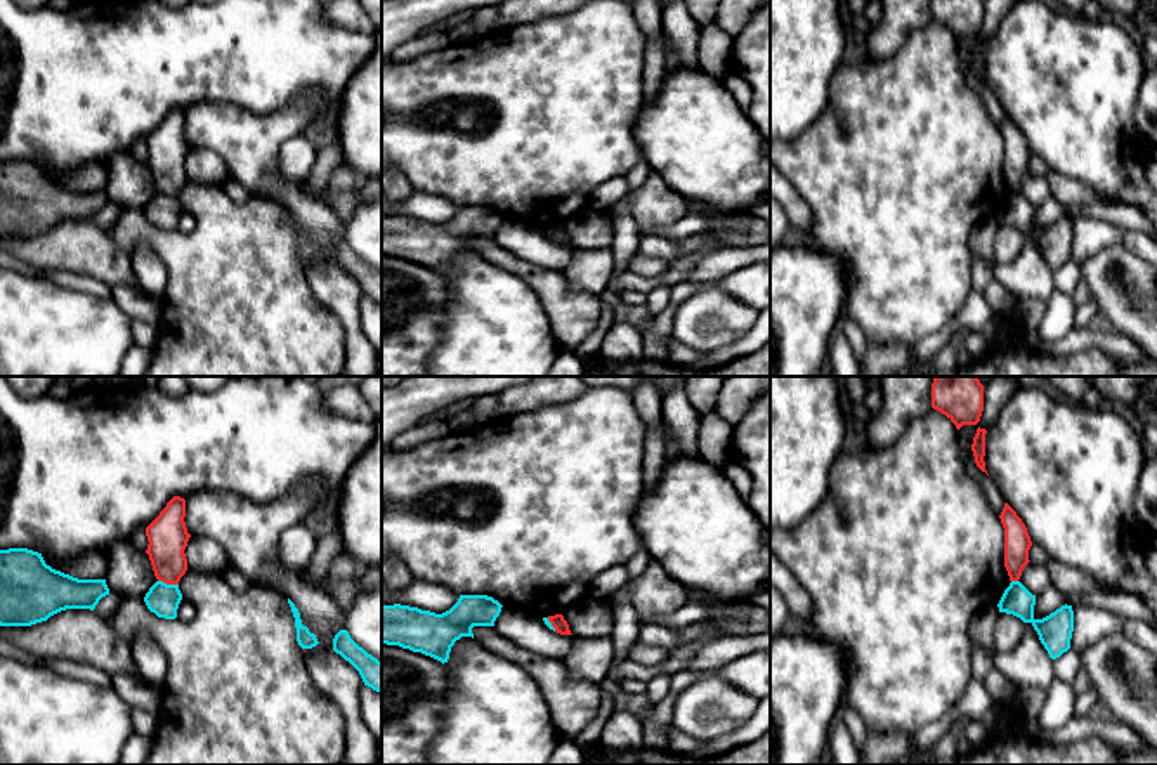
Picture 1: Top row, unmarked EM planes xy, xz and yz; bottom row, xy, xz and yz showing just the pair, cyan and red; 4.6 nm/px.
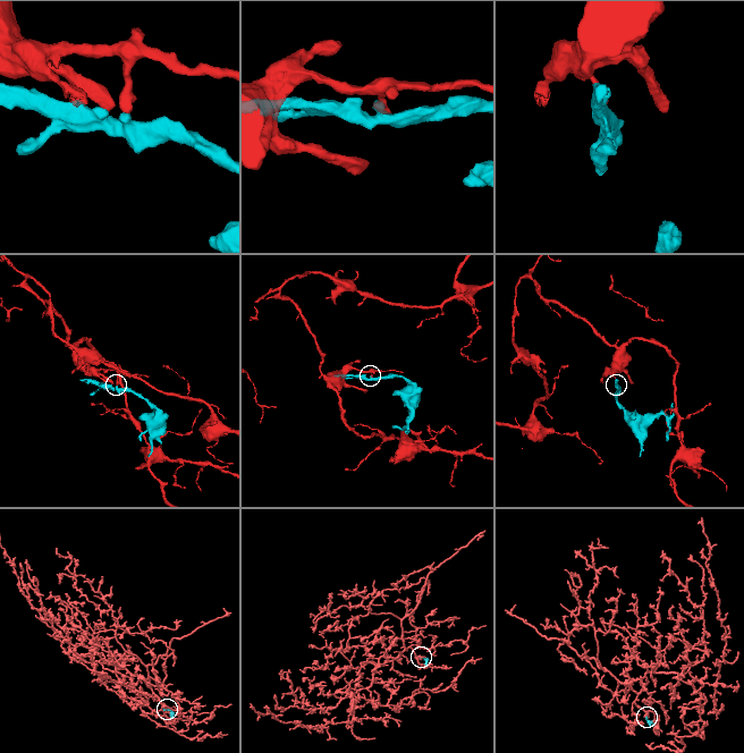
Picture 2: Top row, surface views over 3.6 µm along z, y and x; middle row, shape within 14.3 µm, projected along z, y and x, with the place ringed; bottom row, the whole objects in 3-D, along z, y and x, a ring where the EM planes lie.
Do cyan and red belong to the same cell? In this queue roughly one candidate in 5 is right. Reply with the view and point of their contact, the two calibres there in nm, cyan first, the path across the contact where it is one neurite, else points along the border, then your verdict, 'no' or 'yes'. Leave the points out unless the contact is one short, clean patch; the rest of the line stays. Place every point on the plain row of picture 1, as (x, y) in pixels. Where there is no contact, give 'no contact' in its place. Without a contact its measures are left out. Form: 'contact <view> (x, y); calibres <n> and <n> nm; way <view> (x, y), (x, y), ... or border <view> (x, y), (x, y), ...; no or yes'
contact xy (169, 196); calibres 150 and 190 nm; border xy (158, 191), (177, 196); no

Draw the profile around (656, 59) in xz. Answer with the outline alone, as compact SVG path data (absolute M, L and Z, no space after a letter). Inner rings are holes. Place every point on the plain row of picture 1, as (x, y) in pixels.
M664 35L647 40L644 54L644 104L650 104L656 99L668 66L670 54Z

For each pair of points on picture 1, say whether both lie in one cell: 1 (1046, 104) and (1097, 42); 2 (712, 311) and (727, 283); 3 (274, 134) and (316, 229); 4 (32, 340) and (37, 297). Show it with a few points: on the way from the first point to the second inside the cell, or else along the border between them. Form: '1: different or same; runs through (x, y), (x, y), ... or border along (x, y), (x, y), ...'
1: same; runs through (1062, 89), (1093, 58)
2: different; border along (684, 299), (708, 288), (722, 288), (751, 307)
3: same; runs through (269, 158), (269, 174), (300, 205)
4: same; runs through (32, 330), (35, 307)

